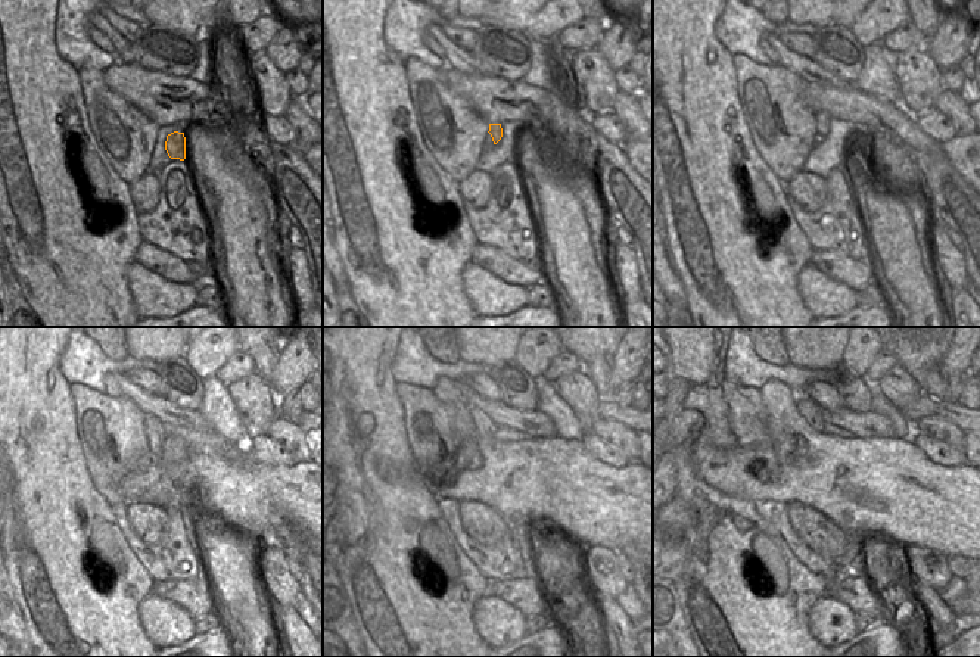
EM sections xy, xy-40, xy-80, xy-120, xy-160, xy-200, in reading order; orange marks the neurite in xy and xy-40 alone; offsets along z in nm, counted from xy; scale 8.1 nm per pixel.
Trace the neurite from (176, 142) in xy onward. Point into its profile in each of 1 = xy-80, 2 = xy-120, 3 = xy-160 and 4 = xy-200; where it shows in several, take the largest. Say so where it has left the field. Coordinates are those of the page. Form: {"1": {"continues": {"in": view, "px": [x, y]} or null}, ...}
{"1": {"continues": {"in": "xy-80", "px": [823, 121]}}, "2": {"continues": {"in": "xy-120", "px": [156, 430]}}, "3": {"continues": {"in": "xy-160", "px": [485, 427]}}, "4": {"continues": {"in": "xy-200", "px": [808, 408]}}}

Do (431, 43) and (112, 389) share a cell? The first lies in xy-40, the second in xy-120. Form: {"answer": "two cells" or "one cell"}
{"answer": "one cell"}

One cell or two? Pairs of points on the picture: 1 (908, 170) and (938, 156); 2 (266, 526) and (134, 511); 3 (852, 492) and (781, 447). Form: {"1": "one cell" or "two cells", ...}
{"1": "two cells", "2": "two cells", "3": "one cell"}

